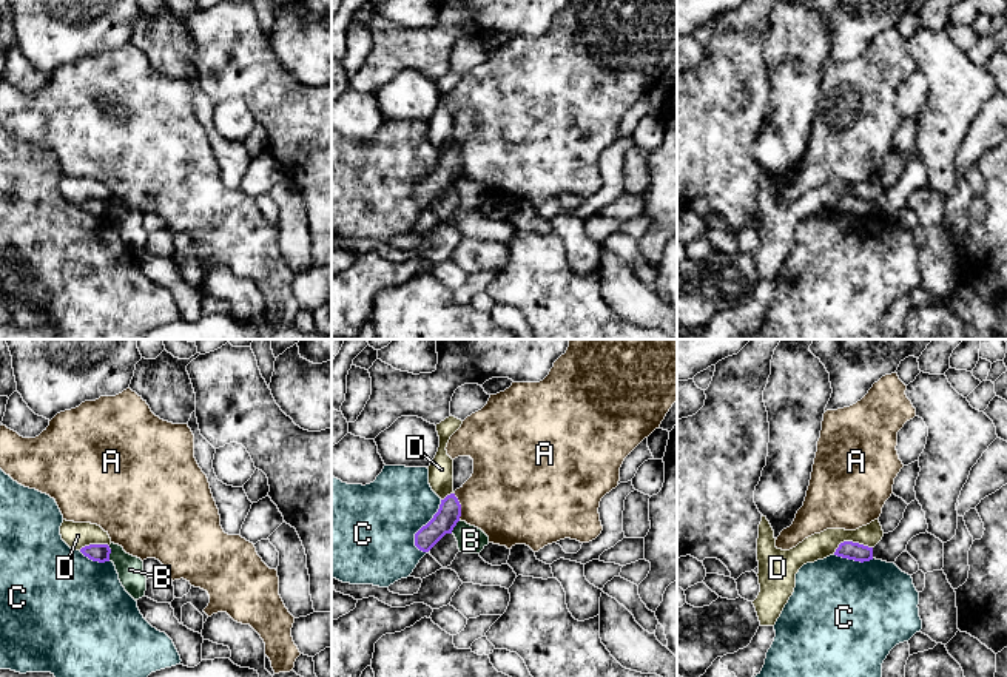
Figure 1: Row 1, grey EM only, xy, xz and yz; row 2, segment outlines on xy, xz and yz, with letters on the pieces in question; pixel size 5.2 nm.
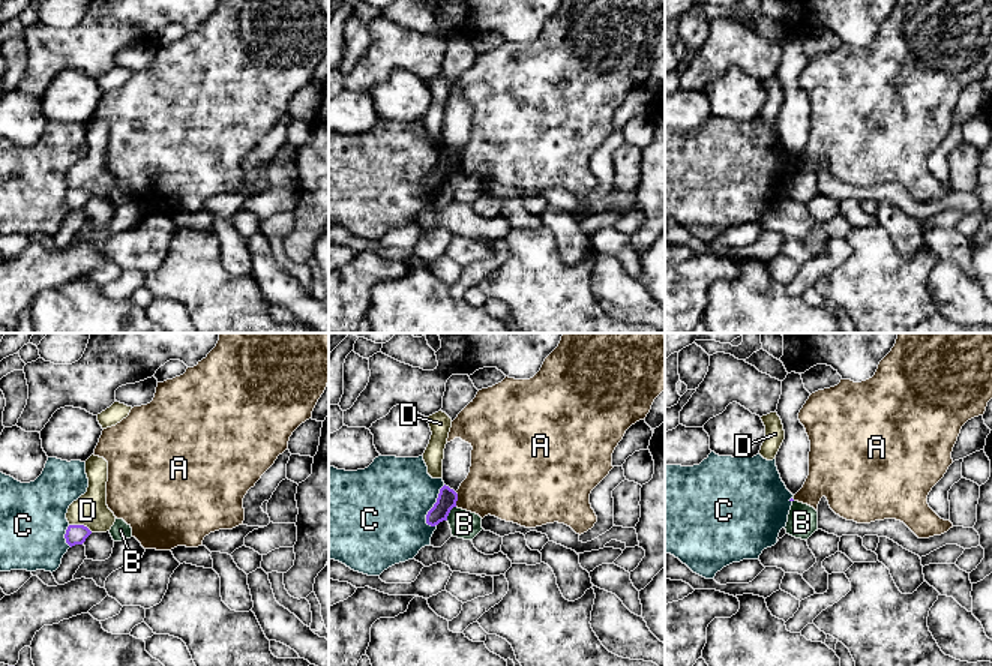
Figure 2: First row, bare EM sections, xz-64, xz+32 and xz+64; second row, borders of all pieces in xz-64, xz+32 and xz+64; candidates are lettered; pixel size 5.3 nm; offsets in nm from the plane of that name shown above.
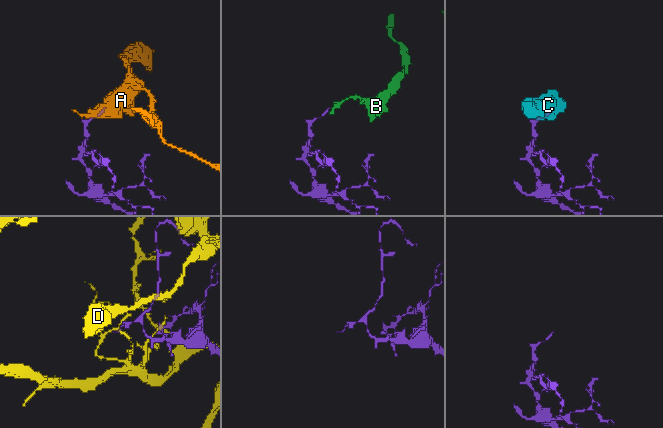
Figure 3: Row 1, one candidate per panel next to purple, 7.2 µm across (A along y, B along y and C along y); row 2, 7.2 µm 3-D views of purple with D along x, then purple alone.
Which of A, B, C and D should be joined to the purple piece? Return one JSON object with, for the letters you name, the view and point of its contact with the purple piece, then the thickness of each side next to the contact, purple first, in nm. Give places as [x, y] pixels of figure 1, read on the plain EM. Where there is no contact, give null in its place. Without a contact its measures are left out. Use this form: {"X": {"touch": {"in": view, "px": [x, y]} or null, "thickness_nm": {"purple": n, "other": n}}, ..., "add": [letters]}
{"add": []}

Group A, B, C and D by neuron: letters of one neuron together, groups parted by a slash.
A / B / C / D

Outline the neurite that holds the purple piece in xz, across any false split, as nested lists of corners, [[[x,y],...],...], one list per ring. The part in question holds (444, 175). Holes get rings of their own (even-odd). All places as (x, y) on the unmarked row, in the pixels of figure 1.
[[[450,148],[441,154],[433,173],[415,188],[415,200],[423,207],[429,207],[446,188],[452,188],[460,171],[461,159],[455,148]]]

